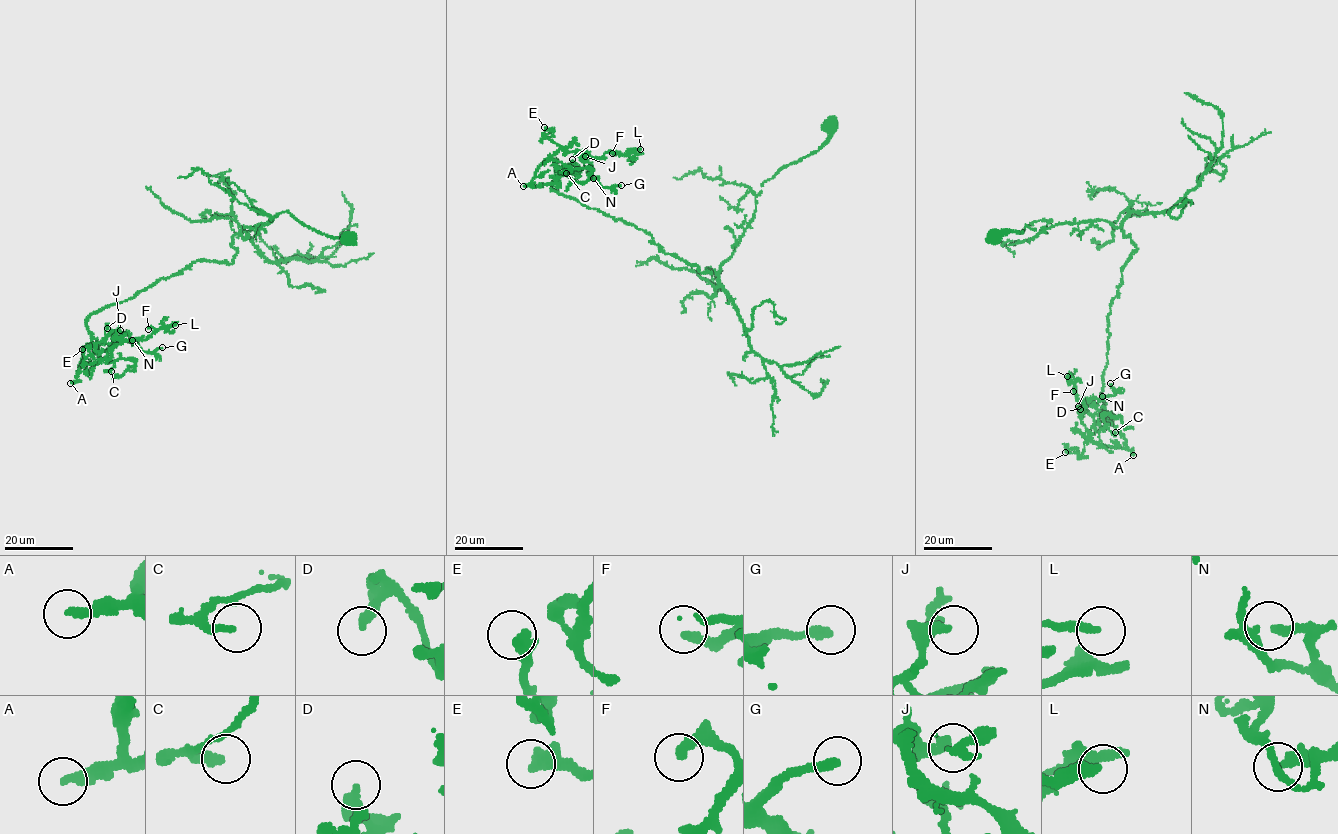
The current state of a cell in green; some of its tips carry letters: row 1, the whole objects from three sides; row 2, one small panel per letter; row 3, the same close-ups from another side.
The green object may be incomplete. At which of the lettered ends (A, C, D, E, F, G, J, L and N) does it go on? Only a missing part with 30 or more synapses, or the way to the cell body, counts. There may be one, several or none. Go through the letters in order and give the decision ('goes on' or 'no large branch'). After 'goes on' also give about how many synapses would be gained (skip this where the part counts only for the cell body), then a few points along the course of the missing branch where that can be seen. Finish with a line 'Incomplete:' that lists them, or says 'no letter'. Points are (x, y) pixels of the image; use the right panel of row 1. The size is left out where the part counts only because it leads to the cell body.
A: goes on; 350 synapses; course (1133, 455), (1141, 476), (1116, 477), (1103, 492), (1106, 502), (1092, 509), (1089, 525)
C: no large branch
D: no large branch
E: no large branch
F: no large branch
G: no large branch
J: no large branch
L: no large branch
N: no large branch
Incomplete: A

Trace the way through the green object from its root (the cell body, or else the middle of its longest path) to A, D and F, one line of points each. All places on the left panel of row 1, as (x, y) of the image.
A: (349, 238), (287, 211), (234, 235), (232, 263), (196, 261), (90, 315), (70, 383)
D: (349, 238), (282, 212), (246, 239), (234, 236), (232, 263), (196, 261), (90, 315), (94, 344), (107, 328)
F: (349, 238), (287, 211), (234, 235), (232, 263), (196, 261), (90, 315), (77, 374), (148, 329)

